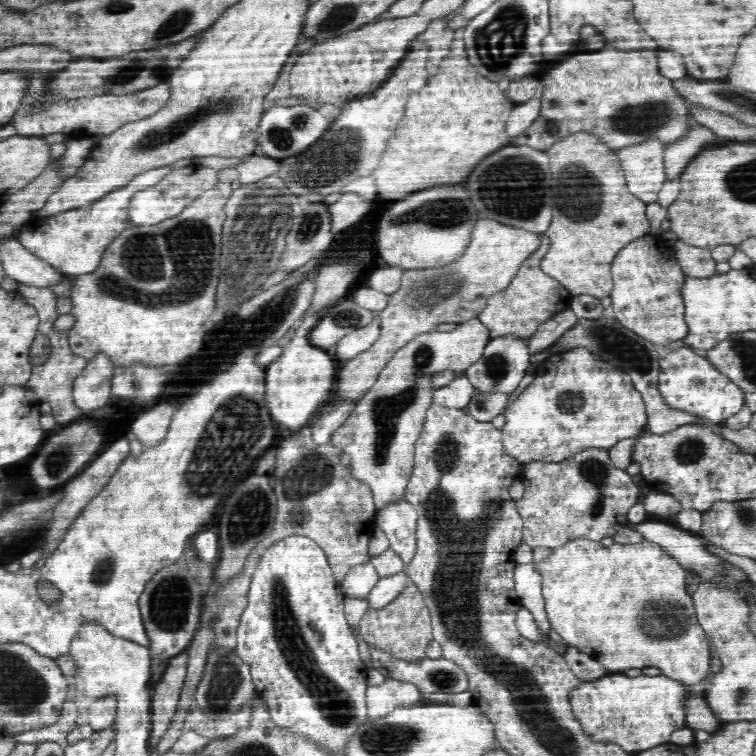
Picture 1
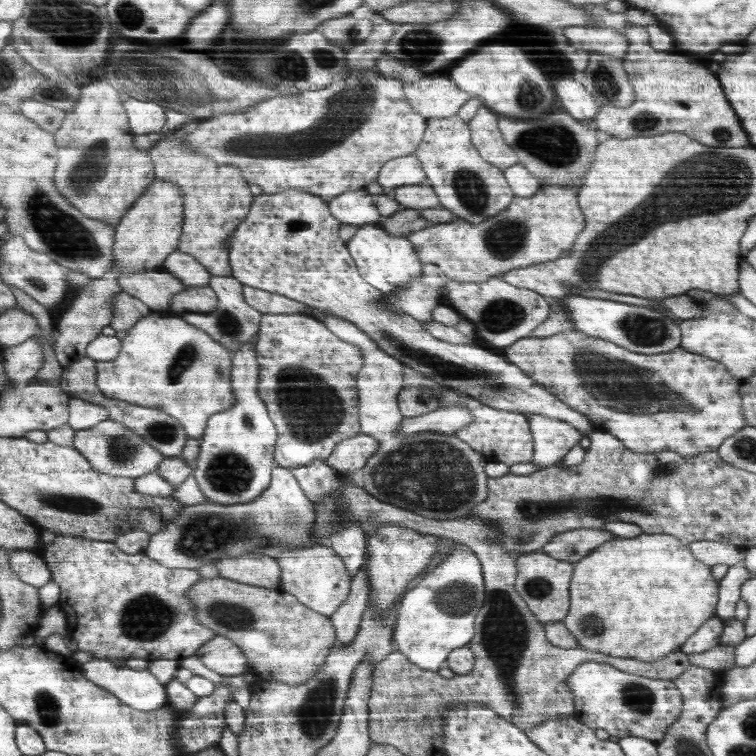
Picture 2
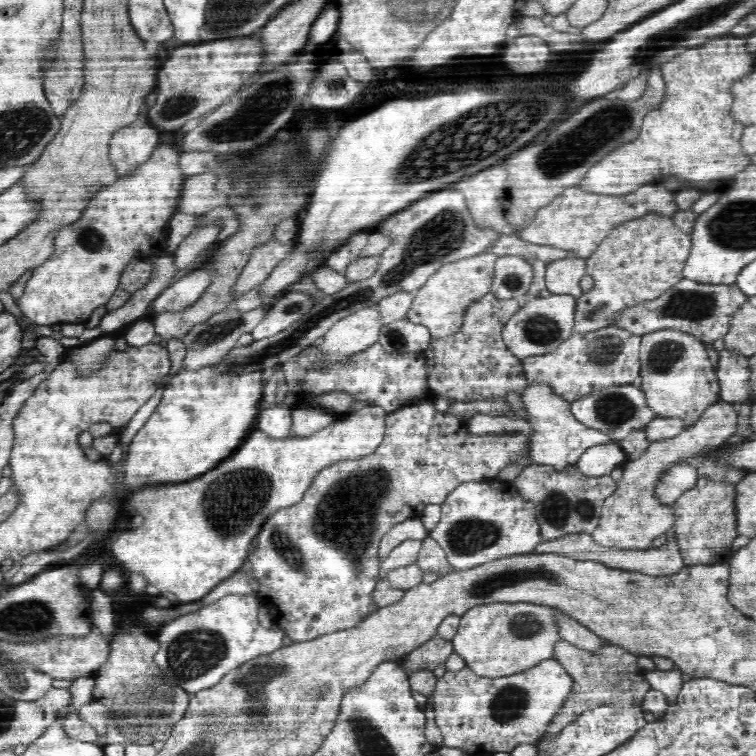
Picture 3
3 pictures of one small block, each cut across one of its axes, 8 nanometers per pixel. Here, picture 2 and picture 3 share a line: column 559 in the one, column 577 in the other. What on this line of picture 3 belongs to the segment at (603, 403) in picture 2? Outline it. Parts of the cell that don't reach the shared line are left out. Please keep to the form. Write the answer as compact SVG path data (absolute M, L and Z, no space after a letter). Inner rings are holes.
M611 325L592 333L573 333L551 353L522 359L524 376L528 383L550 385L556 394L571 404L591 391L633 383L641 371L641 342L640 336Z

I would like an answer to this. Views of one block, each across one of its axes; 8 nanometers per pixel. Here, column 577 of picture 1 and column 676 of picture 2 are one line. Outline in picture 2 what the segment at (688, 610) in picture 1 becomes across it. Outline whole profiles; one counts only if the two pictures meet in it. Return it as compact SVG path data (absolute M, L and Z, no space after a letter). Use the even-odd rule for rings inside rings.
M643 532L640 536L634 538L615 537L604 542L600 546L593 548L584 558L573 563L574 569L571 576L570 604L569 614L563 623L568 627L572 636L578 640L578 648L582 650L596 650L606 656L614 658L636 658L643 661L656 661L660 657L672 652L674 649L680 649L705 624L714 616L716 602L718 602L718 584L712 580L710 568L706 563L696 558L689 547L679 539L670 534L646 534Z

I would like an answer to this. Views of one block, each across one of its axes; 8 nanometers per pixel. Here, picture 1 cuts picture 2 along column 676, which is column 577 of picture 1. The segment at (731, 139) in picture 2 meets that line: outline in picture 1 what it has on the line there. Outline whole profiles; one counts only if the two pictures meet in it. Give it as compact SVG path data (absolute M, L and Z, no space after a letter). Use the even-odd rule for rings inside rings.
M604 40L604 48L594 50L585 46L580 49L578 56L562 60L556 68L550 68L550 72L544 71L541 76L536 76L538 77L542 78L543 86L539 117L521 135L512 139L516 146L526 142L526 146L546 151L549 146L556 144L556 141L560 142L561 139L580 131L593 134L615 151L626 146L636 146L648 138L658 138L667 146L680 139L694 124L688 111L690 102L678 93L669 78L660 76L656 52L650 50L624 52L608 48Z

